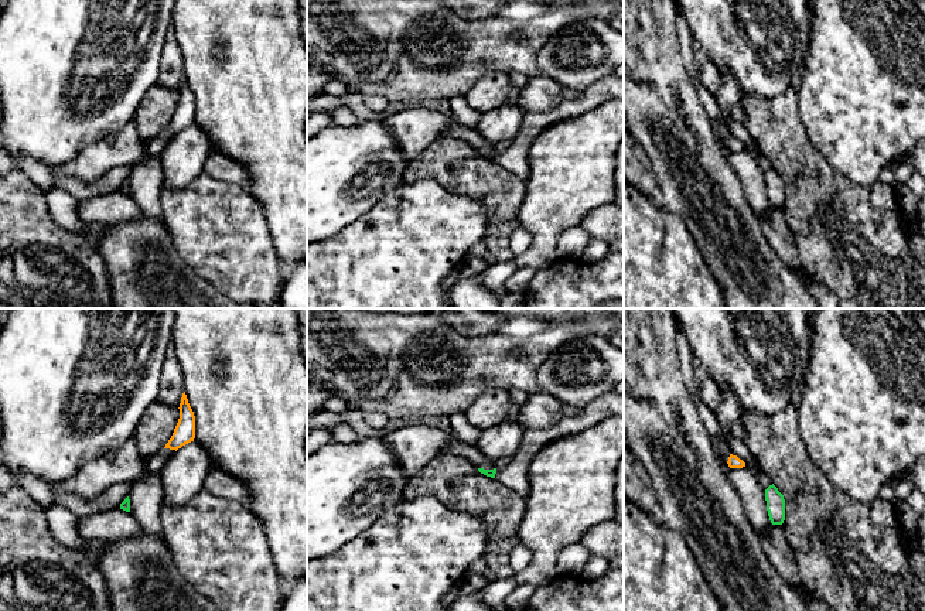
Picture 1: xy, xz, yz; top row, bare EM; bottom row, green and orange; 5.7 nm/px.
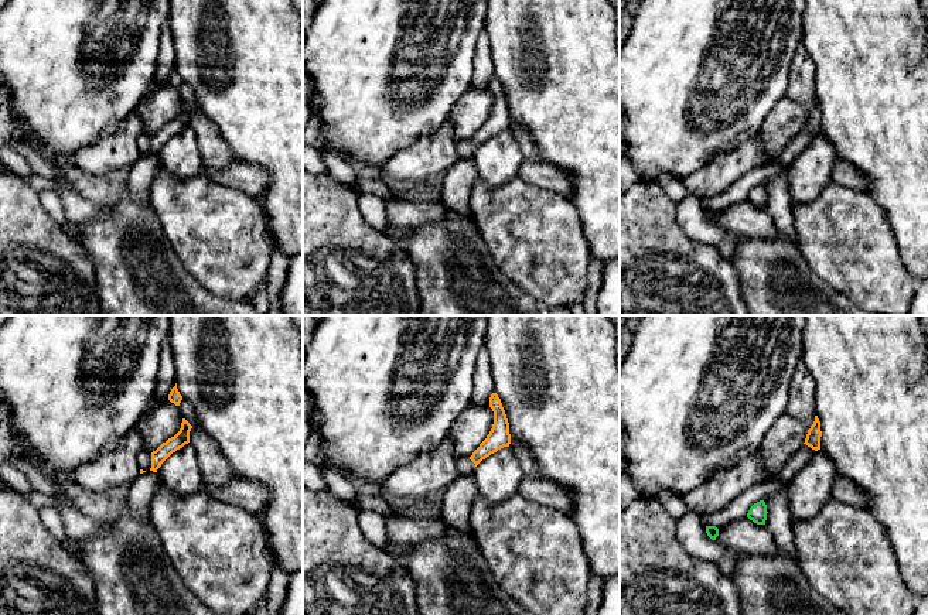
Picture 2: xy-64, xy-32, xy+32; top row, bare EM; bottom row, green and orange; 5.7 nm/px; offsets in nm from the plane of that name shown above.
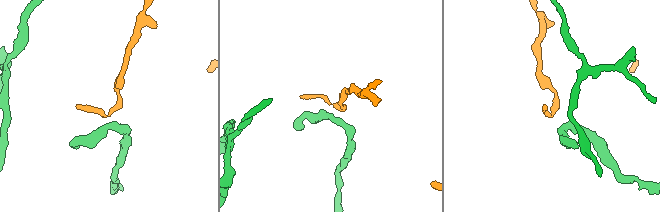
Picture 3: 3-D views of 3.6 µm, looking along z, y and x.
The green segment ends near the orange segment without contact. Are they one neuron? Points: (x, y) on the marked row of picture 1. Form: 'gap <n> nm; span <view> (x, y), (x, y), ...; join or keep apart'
gap 180 nm; span yz (767, 488), (744, 466); keep apart

